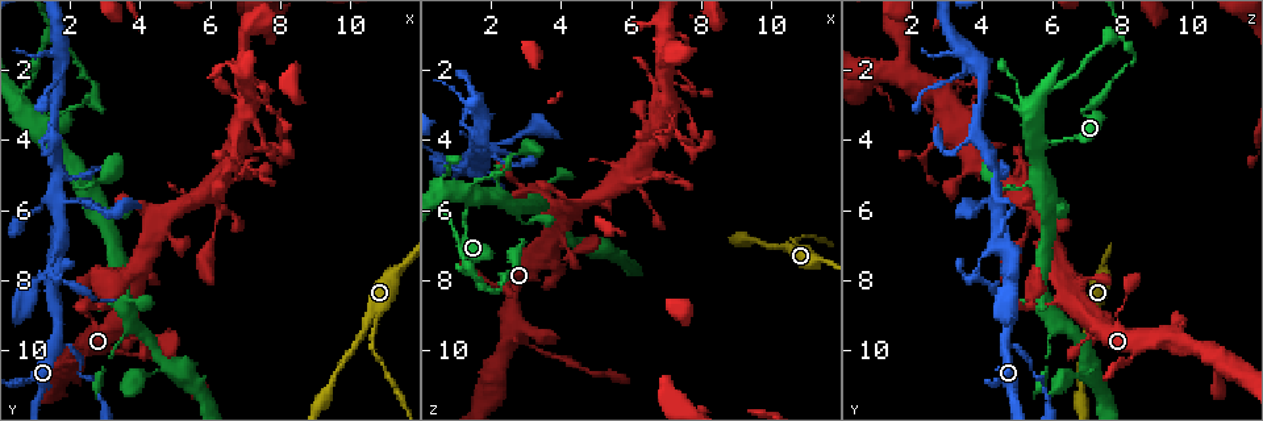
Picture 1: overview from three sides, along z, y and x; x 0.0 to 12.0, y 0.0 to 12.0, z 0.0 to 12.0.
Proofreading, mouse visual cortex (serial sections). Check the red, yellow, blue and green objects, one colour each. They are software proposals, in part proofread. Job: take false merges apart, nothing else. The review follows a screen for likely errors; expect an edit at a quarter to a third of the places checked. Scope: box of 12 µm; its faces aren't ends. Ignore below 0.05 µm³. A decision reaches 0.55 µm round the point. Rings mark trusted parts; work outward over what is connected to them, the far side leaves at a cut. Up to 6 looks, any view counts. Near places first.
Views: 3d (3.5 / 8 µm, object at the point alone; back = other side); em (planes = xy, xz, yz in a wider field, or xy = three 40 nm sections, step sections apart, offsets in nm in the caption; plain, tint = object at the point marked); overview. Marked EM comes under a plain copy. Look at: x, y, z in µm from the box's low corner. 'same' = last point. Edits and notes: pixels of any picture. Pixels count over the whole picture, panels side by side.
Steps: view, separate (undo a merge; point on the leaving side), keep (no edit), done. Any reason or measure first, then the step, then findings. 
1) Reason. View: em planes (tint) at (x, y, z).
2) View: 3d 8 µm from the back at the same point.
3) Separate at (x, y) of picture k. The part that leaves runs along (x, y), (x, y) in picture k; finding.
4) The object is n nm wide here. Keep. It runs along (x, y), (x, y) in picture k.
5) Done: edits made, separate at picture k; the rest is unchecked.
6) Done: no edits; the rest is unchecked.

Calibre changes. View: 3d 3.5 µm at (2.0, 9.8, 5.0).

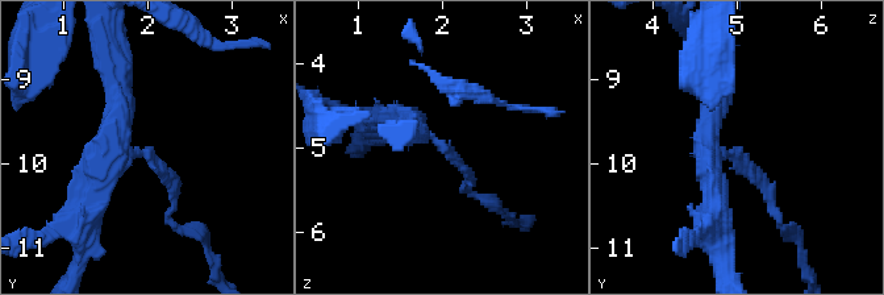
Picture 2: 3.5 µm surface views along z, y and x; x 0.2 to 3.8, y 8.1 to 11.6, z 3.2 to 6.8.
3 arms meet here; the arms are 150, 300, 350 nm wide; need the tissue. View: em xy step 3 (tint) at (1.90, 9.90, 4.95).

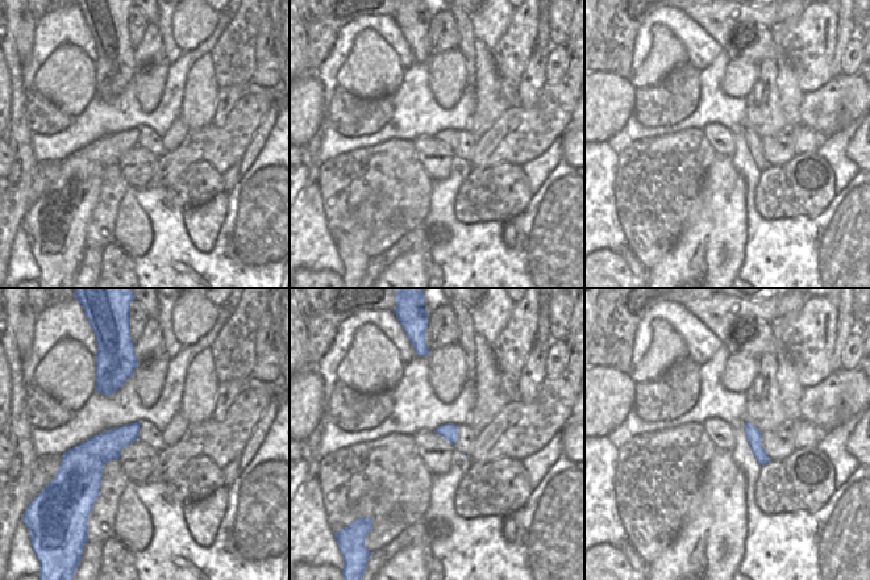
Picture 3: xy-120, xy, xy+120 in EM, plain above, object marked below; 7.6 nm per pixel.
Keep. One cell here.

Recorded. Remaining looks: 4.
Calibre changes. View: 3d 3.5 µm at (2.8, 11.3, 5.9).

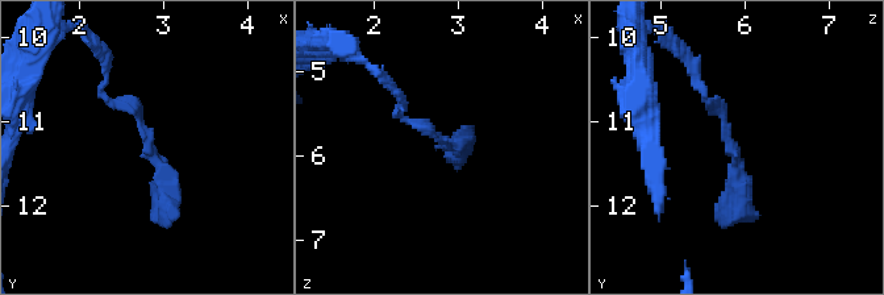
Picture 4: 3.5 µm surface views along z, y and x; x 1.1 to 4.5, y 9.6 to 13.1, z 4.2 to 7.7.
The arms are 100, 250 nm wide. View: em xy step 1 (tint) at (2.80, 11.35, 5.80).

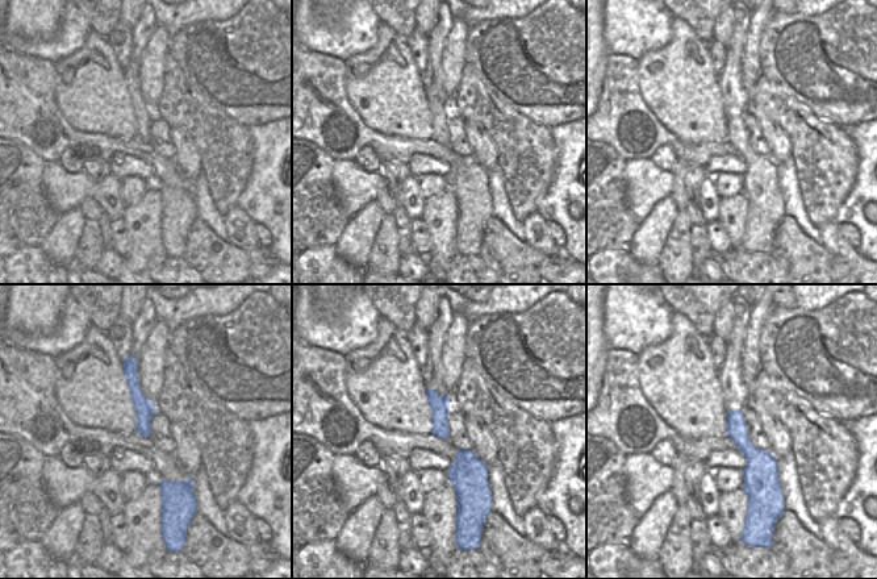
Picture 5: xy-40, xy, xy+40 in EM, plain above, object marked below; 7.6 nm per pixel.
Keep. It runs along (129, 365), (145, 409), (146, 432) in picture 5; continuous, no second cell.

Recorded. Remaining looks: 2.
Thick turns thin. View: 3d 3.5 µm from the back at (2.1, 5.0, 4.5).

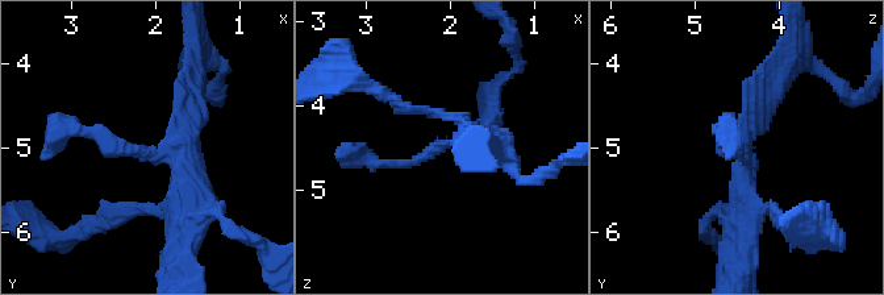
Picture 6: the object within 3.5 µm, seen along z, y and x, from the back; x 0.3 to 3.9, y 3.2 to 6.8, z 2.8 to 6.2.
View: em xy step 2 (tint) at (2.00, 5.05, 4.45).

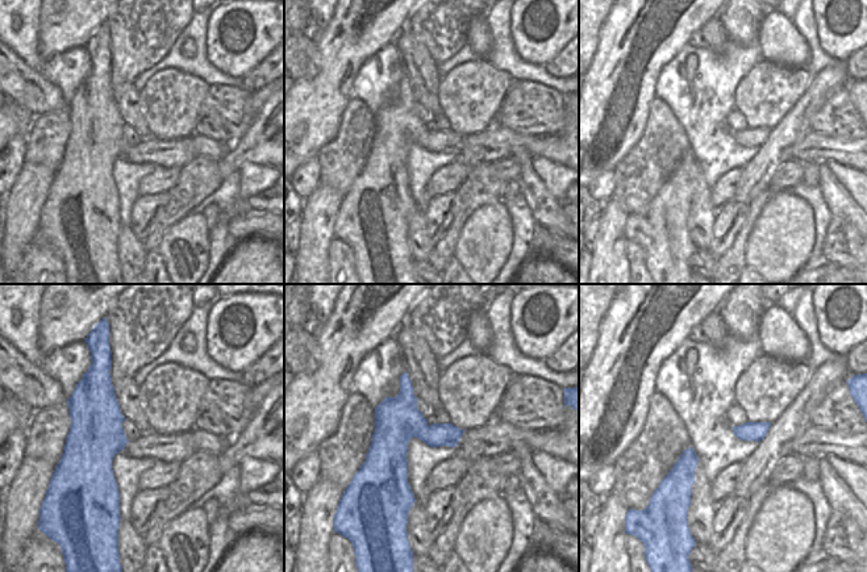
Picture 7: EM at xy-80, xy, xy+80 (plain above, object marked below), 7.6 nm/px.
Keep. It runs along (188, 221), (184, 165), (75, 128) in picture 6; continuous, no second cell.

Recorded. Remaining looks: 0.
Done: no edits; the rest is unchecked.

